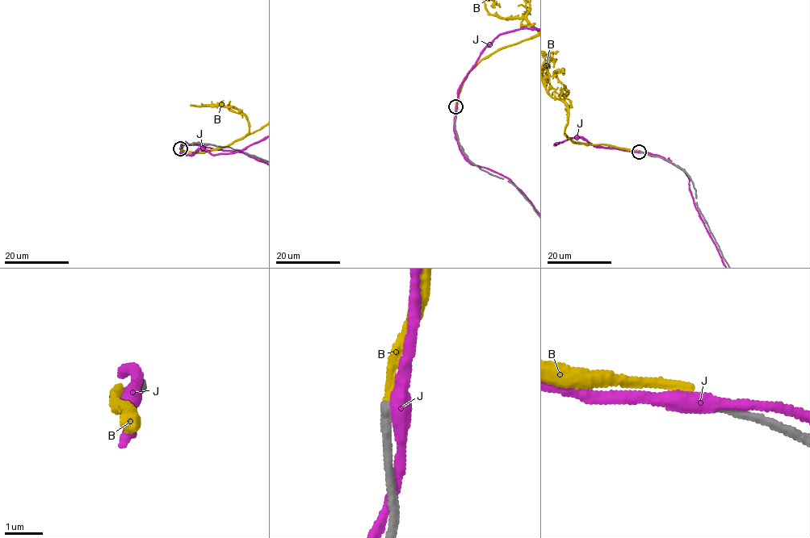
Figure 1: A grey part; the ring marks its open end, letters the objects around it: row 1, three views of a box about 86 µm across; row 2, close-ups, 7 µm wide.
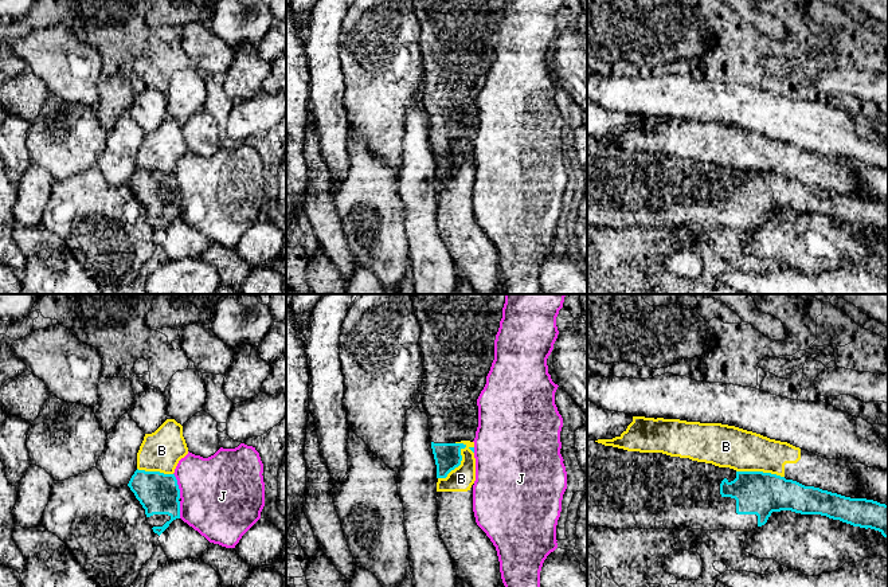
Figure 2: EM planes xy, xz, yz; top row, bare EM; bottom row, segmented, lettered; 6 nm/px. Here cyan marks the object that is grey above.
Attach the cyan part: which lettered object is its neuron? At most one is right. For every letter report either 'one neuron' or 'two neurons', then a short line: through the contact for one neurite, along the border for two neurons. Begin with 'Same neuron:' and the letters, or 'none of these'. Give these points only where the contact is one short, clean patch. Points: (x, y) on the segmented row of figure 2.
Same neuron: none of these
B: two neurons | xz (473, 446), (464, 447), (461, 462), (445, 477), (438, 478)
J: two neurons

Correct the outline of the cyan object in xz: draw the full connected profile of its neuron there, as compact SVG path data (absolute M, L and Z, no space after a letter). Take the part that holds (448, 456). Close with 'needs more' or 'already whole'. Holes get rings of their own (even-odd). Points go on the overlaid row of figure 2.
M411 294L420 325L422 403L429 416L437 478L446 478L462 461L463 441L473 442L478 427L477 399L494 360L494 340L505 294Z; needs more

